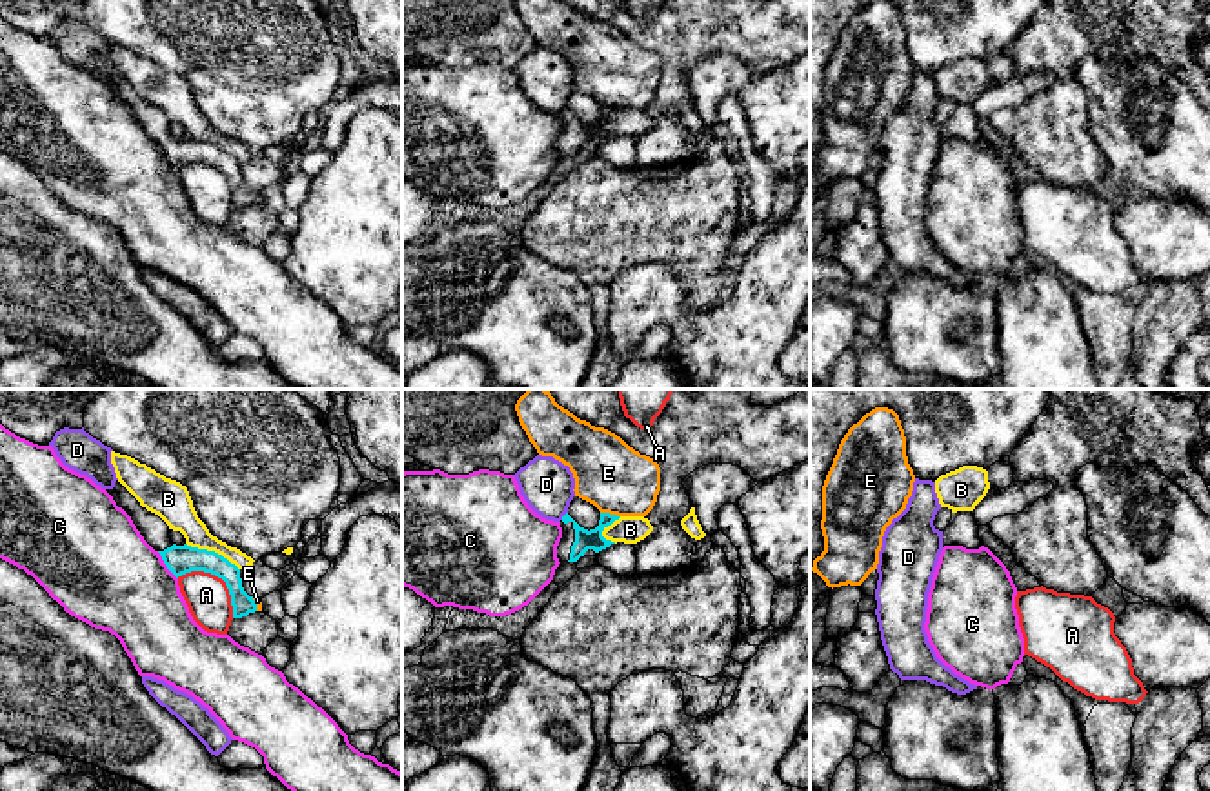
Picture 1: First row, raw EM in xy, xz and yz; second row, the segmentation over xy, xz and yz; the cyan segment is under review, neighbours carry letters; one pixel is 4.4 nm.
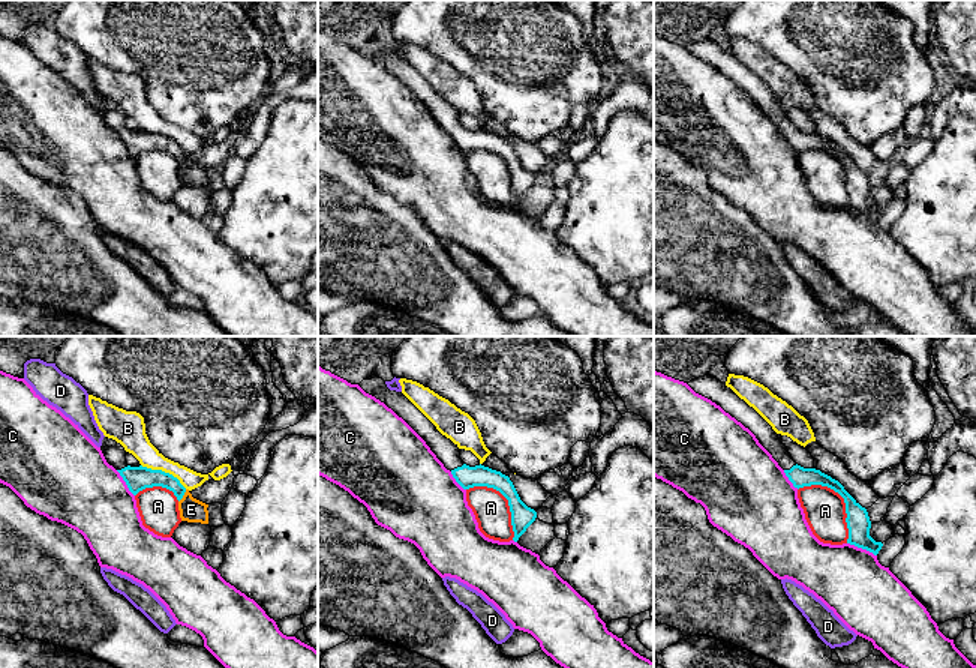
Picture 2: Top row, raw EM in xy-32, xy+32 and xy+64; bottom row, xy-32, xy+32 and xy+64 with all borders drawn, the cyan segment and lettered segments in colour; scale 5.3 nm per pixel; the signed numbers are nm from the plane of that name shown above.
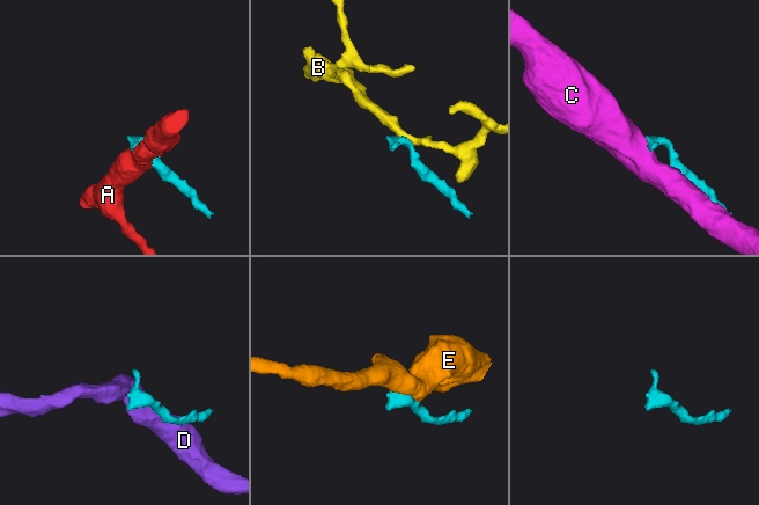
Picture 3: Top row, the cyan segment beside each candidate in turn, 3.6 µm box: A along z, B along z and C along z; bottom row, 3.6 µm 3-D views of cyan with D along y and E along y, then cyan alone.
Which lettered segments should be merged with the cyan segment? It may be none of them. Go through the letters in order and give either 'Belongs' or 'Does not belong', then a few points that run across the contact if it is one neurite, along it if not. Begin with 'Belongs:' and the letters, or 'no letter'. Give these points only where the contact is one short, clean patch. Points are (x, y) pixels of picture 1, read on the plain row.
Belongs: no letter
A: Does not belong
B: Does not belong. Line: xy (186, 135), (221, 146), (239, 162)
C: Does not belong
D: Does not belong. Line: xz (566, 104), (561, 111)
E: Does not belong

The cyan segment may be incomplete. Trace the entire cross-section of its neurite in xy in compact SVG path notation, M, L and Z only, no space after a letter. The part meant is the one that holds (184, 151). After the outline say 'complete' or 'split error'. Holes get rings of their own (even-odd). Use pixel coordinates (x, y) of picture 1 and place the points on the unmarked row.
M116 73L113 82L106 82L118 100L122 100L144 129L160 145L167 162L178 171L191 164L204 164L222 171L231 187L233 211L247 209L257 204L253 189L242 180L240 162L215 144L176 138L169 131L169 118L140 95Z; split error

